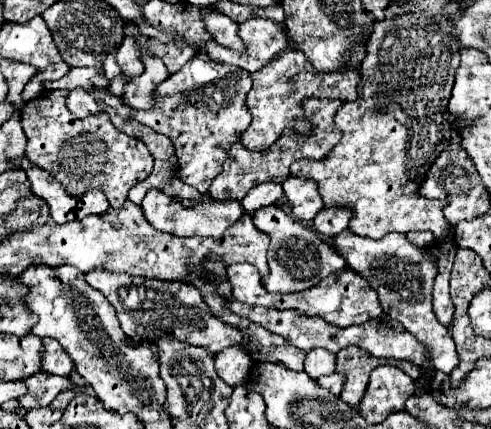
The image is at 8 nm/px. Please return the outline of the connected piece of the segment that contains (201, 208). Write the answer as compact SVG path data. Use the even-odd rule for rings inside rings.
M150 190L142 202L142 210L144 210L144 216L146 220L156 226L160 232L170 232L170 234L176 234L176 236L222 236L222 232L228 228L228 224L234 224L240 214L244 212L240 202L228 198L228 200L212 200L212 198L206 198L198 204L190 204L190 206L184 206L180 204L176 198L170 198L166 196L164 192L160 190Z

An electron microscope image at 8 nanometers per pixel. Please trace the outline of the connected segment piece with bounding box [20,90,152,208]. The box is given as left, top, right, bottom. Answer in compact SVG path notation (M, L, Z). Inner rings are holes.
M64 90L42 92L38 98L26 102L20 118L28 138L26 158L60 180L72 196L82 196L86 190L98 188L108 196L112 208L120 208L128 198L128 190L146 180L152 170L152 154L142 140L116 130L104 112L82 120L74 118L66 108Z

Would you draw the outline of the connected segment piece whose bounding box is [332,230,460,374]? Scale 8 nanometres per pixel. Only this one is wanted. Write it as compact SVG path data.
M350 230L338 234L332 244L334 250L344 256L348 268L356 270L356 274L360 274L378 292L384 314L398 320L408 332L412 332L420 342L428 346L436 370L450 374L460 360L448 328L436 320L432 310L432 284L438 272L436 256L432 256L432 250L408 242L406 234L390 234L380 240L372 240Z

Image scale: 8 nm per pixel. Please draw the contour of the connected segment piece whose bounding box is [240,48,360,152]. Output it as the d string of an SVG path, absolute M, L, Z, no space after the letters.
M284 48L278 52L262 70L252 74L252 90L246 96L246 106L252 114L252 122L248 130L240 134L240 142L244 148L262 152L268 150L282 136L286 128L306 134L312 134L312 124L308 124L304 116L302 102L306 98L340 98L340 100L356 100L358 98L358 68L344 68L344 72L316 72L312 64L308 64L306 56L298 48Z

